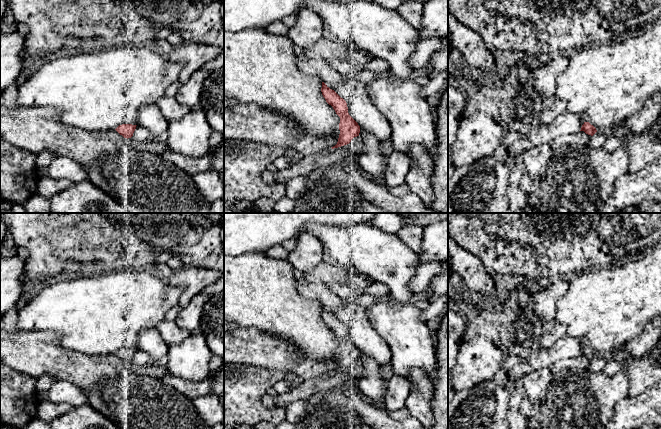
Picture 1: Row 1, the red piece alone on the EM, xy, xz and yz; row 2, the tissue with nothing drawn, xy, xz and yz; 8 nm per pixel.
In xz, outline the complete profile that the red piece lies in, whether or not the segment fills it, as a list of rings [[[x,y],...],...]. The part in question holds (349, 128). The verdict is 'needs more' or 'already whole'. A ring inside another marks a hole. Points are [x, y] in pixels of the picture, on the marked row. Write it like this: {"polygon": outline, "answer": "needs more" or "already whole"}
{"polygon": [[[322,82],[321,92],[326,102],[333,107],[340,117],[338,142],[331,148],[334,149],[349,144],[354,137],[359,136],[360,126],[349,115],[346,101],[324,82]]], "answer": "already whole"}

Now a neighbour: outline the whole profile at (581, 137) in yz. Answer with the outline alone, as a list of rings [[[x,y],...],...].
[[[579,131],[577,133],[562,135],[554,139],[552,146],[553,147],[562,147],[564,145],[572,144],[585,144],[589,143],[591,135],[586,134],[584,131]]]

